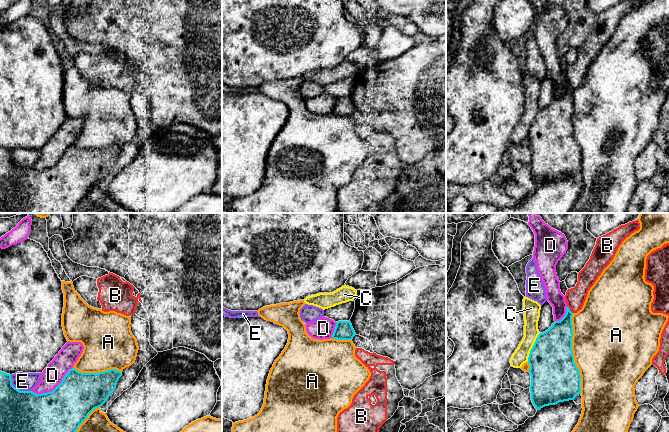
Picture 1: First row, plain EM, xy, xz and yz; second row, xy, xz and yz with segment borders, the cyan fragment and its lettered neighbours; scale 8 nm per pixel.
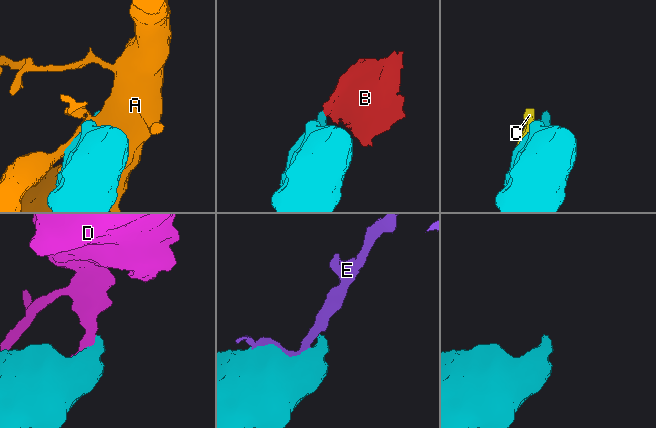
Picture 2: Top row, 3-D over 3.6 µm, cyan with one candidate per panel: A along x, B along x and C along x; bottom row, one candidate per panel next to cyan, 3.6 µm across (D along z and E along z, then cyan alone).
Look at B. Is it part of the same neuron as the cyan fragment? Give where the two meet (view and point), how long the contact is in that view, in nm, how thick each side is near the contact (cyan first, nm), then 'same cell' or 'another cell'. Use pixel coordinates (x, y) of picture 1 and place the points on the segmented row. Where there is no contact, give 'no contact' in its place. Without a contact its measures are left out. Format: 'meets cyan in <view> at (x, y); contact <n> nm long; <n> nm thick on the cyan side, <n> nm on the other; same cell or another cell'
meets cyan in yz at (569, 309); contact 80 nm long; 220 nm thick on the cyan side, 160 nm on the other; another cell

